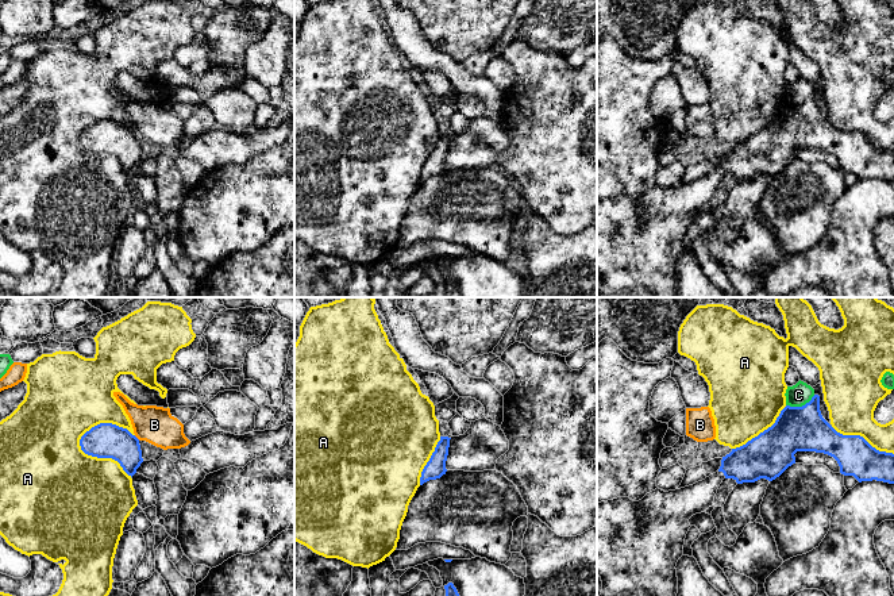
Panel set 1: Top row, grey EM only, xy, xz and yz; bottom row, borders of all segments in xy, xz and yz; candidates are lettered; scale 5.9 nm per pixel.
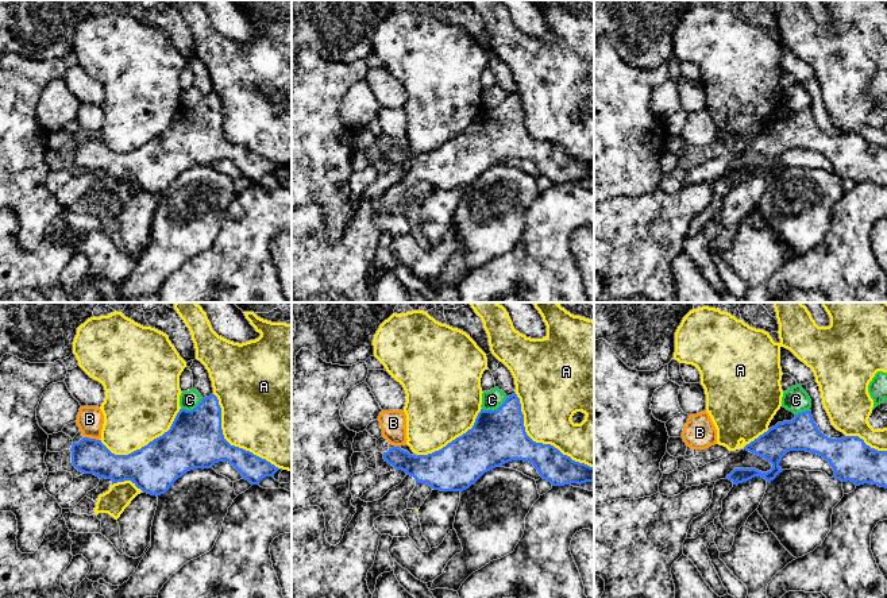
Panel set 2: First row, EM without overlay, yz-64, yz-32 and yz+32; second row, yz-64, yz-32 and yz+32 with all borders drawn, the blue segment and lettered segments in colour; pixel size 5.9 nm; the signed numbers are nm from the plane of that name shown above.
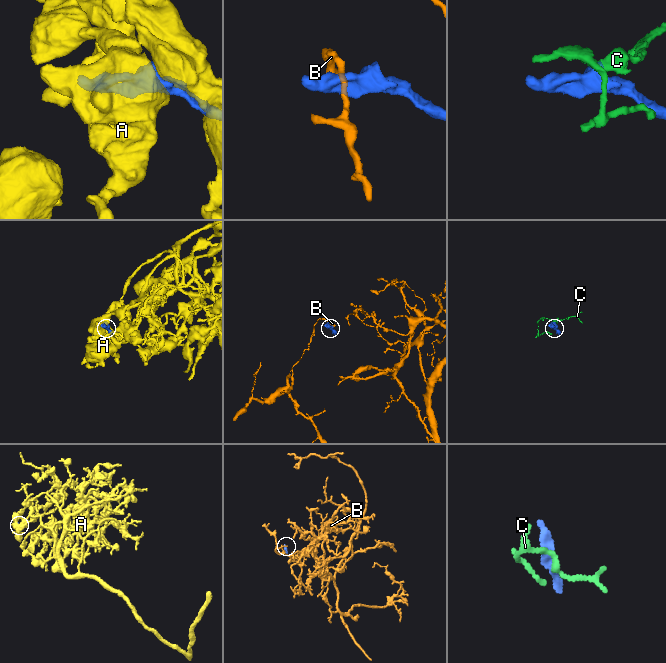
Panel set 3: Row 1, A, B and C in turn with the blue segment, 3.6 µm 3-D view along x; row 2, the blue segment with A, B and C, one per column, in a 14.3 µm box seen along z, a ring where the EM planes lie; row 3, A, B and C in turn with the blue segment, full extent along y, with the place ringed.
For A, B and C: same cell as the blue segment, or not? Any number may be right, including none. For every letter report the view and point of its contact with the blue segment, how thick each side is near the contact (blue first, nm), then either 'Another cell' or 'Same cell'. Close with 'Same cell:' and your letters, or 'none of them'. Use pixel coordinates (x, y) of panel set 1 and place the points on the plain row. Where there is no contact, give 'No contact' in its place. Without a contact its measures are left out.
A: Touches blue at xy (101, 154). Thickness 200 nm (blue) against 480 nm. Another cell
B: Touches blue at xy (135, 134). Thickness 200 nm (blue) against 220 nm. Another cell
C: Touches blue at yz (800, 104). Thickness 280 nm (blue) against 140 nm. Another cell
Same cell: none of them

